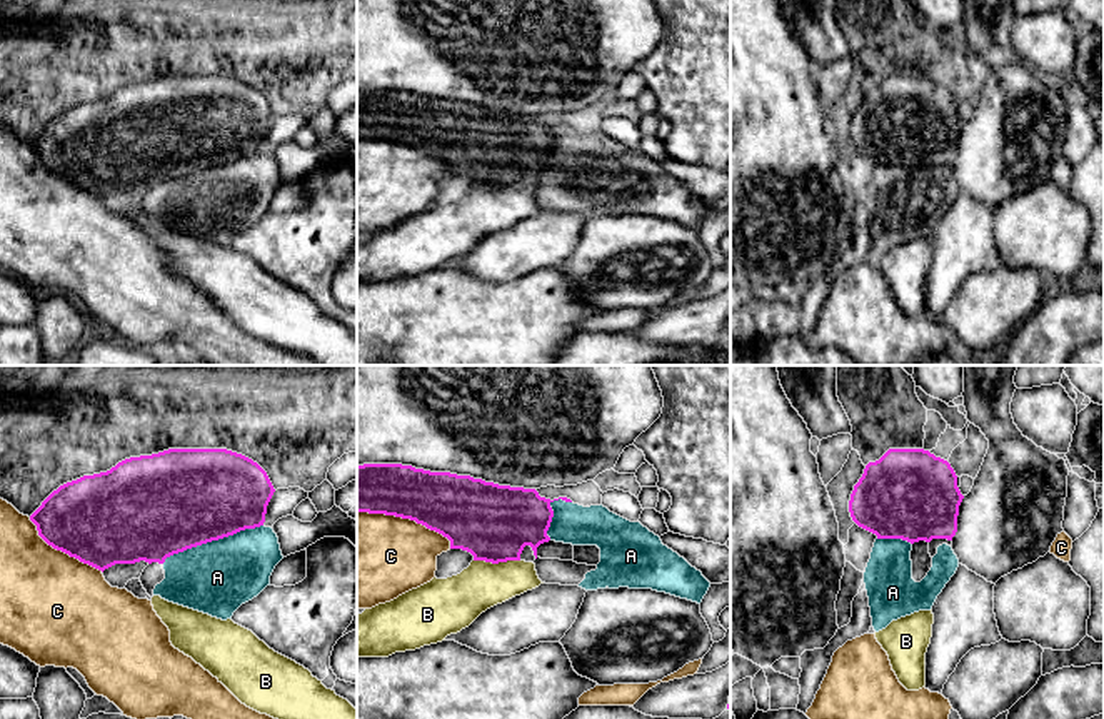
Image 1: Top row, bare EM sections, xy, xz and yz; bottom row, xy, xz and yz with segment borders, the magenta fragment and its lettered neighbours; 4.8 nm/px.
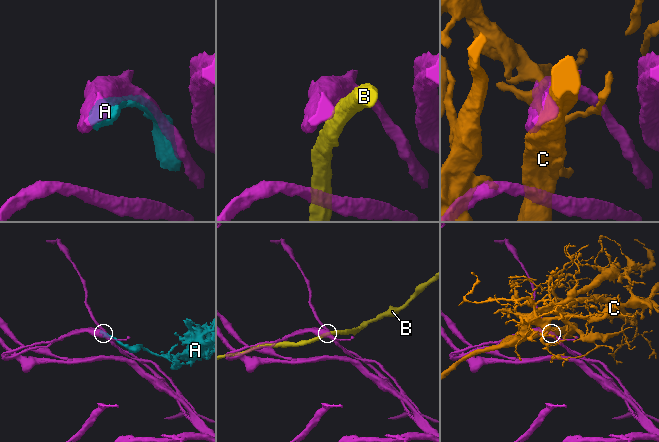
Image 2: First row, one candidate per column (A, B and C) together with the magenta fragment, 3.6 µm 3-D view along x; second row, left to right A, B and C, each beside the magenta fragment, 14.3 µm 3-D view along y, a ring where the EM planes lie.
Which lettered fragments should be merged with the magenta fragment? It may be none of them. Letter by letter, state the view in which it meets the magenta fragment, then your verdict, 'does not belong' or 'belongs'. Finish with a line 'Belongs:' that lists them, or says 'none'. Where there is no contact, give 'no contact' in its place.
A: meets magenta in xy; belongs
B: meets magenta in xz; does not belong
C: meets magenta in xz; does not belong
Belongs: A

